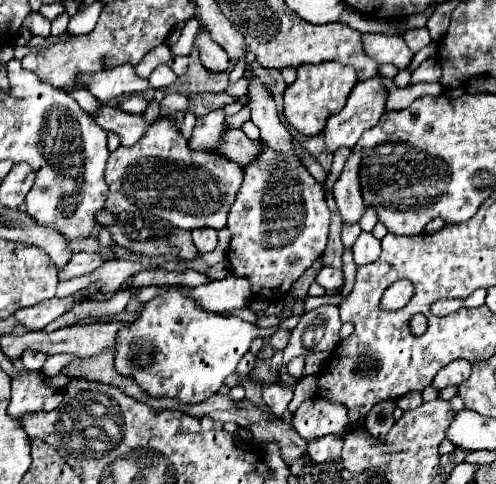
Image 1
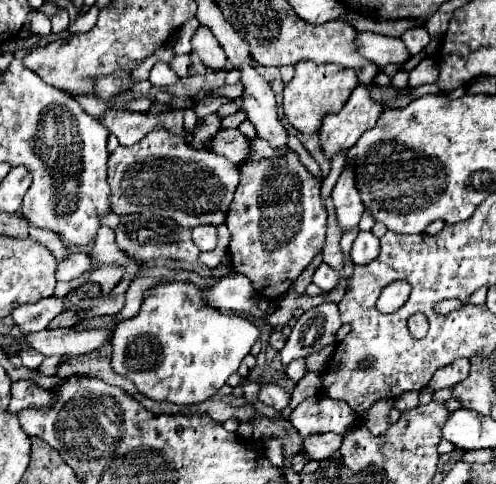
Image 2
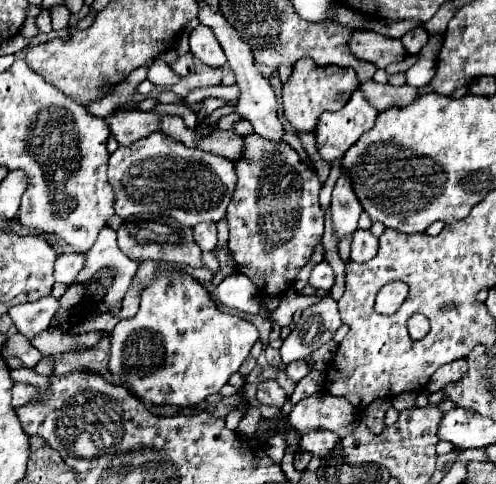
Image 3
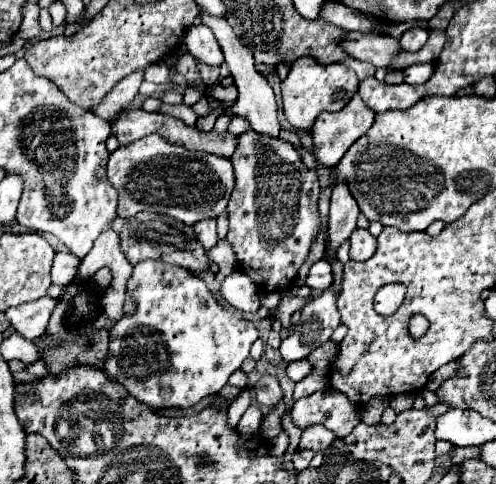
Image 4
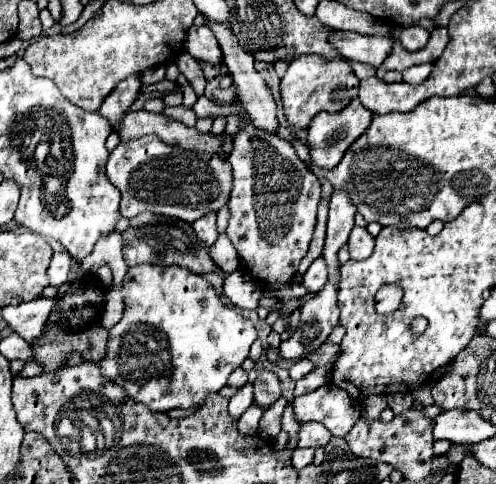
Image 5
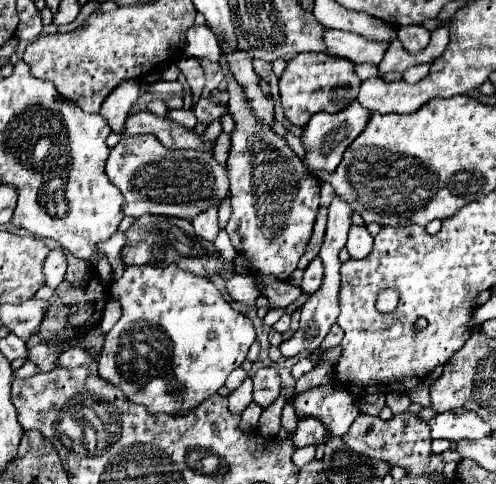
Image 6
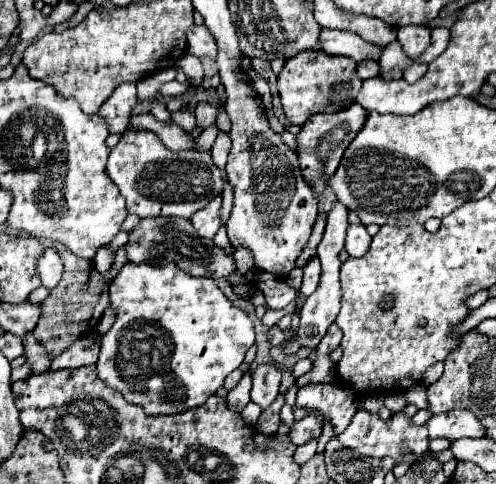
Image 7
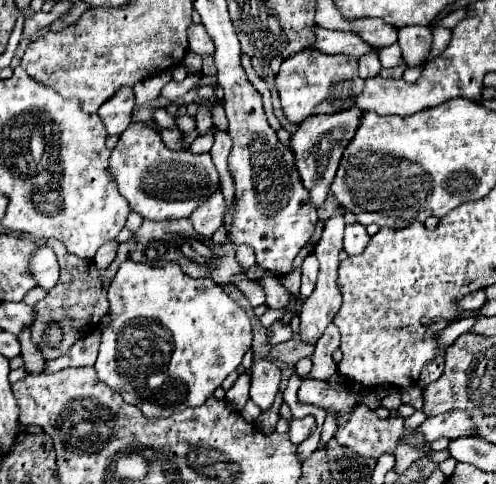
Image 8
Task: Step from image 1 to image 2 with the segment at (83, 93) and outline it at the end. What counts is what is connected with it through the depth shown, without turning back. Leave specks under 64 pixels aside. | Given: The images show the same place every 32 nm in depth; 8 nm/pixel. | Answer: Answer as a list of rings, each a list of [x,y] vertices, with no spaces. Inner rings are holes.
[[[74,96],[74,98],[80,102],[80,106],[84,108],[84,112],[88,112],[94,118],[102,116],[112,106],[112,102],[104,102],[100,98],[96,98],[96,96]]]

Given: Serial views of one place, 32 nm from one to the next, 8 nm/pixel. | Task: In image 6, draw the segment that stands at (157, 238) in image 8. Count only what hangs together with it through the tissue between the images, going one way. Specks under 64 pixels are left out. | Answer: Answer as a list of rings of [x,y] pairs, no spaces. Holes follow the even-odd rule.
[[[140,216],[126,232],[126,244],[122,248],[124,262],[132,264],[152,264],[152,266],[168,266],[176,264],[182,270],[188,270],[196,276],[210,276],[228,272],[230,268],[214,256],[214,246],[200,240],[194,234],[194,228],[188,220],[182,218],[168,218],[168,216]]]

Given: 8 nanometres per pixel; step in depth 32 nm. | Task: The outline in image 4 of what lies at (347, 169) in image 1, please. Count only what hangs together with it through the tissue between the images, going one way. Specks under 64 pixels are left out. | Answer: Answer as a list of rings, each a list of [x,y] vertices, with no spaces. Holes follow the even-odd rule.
[[[336,184],[330,200],[330,248],[326,250],[328,258],[334,256],[338,246],[356,230],[358,214],[360,208],[356,200],[352,200],[348,184]]]

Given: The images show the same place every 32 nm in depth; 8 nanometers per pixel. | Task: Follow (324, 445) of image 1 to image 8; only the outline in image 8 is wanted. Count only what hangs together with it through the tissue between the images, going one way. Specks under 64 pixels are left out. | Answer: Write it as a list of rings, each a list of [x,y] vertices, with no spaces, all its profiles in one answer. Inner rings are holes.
[[[306,416],[306,418],[294,418],[292,422],[290,422],[290,440],[294,442],[294,444],[302,444],[308,436],[312,436],[312,432],[316,430],[316,420],[314,420],[314,416]]]

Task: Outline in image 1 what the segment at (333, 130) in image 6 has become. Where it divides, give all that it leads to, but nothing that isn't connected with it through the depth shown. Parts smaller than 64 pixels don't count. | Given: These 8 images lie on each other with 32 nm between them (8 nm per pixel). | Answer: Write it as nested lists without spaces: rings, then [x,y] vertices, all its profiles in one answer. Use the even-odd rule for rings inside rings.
[[[376,74],[364,82],[358,82],[354,86],[354,90],[350,92],[346,106],[338,114],[330,116],[326,122],[326,128],[322,132],[326,148],[330,152],[334,152],[338,146],[354,146],[360,140],[364,130],[378,124],[380,116],[386,112],[386,98],[388,98],[388,88],[380,82],[380,74]]]

